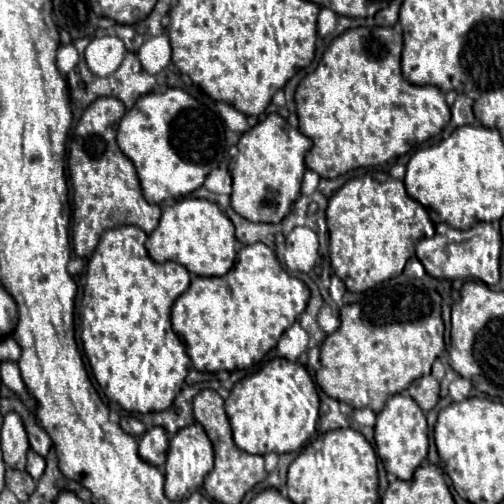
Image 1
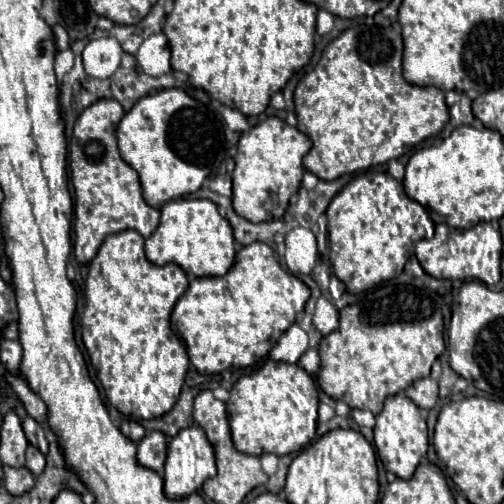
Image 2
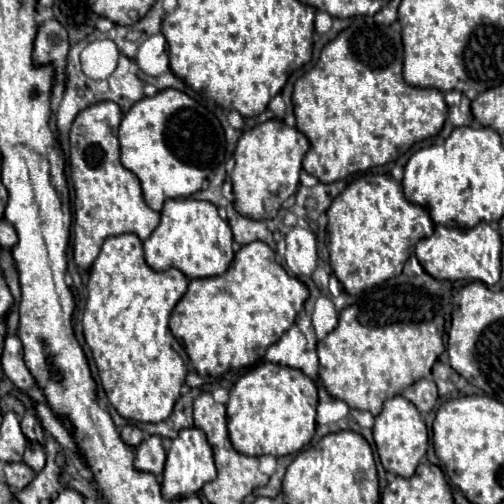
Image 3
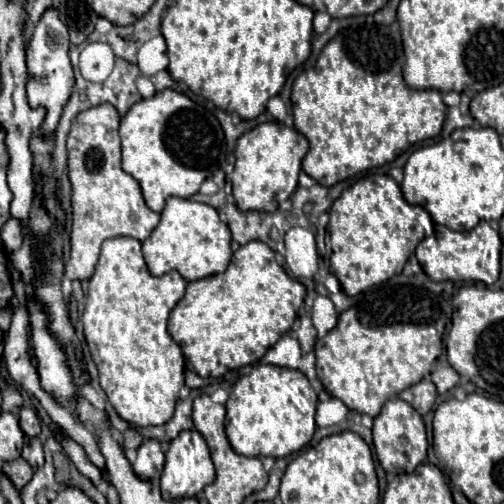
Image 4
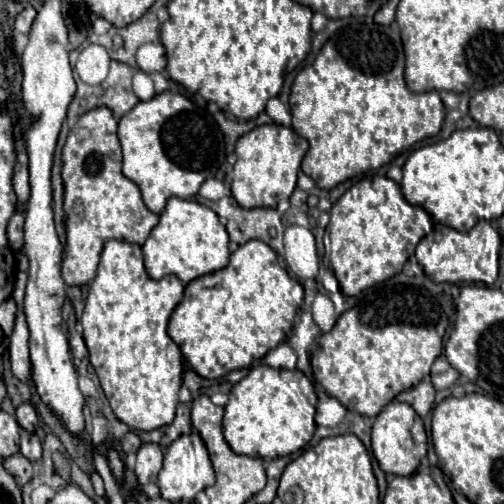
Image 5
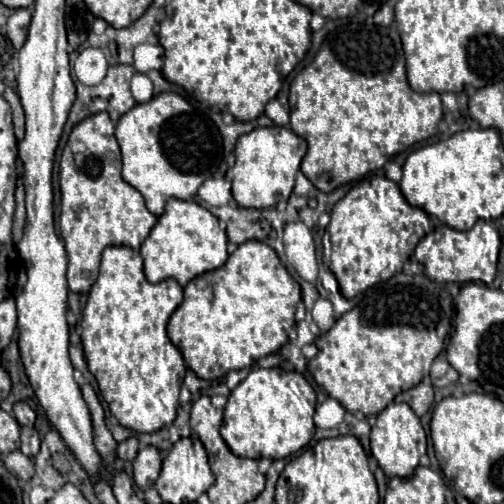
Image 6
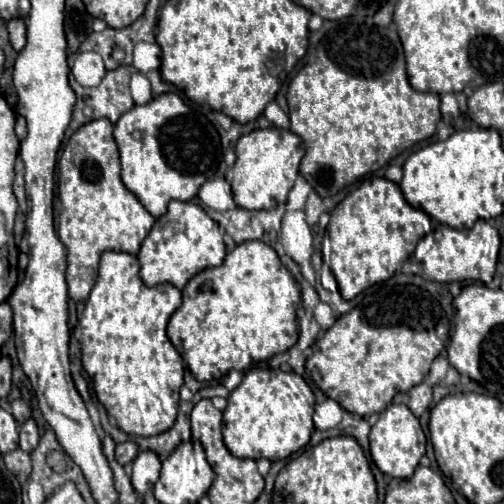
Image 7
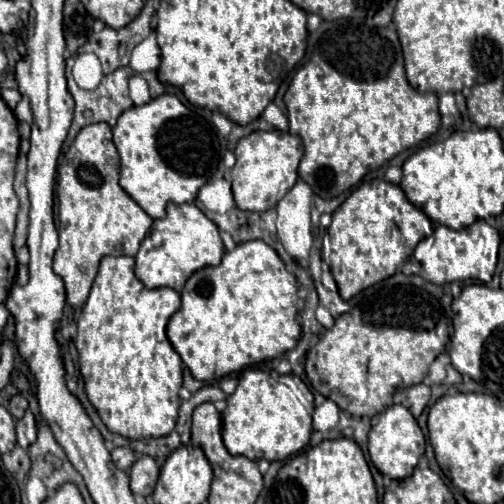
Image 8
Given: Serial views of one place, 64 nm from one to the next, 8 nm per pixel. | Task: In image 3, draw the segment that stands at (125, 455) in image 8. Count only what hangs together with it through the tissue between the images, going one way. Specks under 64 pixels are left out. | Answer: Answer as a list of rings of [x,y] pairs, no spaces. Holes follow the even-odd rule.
[[[126,424],[126,426],[120,430],[120,436],[122,436],[122,440],[124,440],[126,444],[130,444],[130,446],[138,446],[138,444],[144,440],[144,432],[142,432],[138,426],[134,426],[134,424]]]

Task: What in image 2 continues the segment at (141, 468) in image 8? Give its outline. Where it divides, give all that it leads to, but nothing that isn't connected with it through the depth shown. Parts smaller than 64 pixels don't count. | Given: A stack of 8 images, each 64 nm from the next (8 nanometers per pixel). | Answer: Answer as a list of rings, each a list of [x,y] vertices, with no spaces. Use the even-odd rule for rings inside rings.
[[[148,432],[144,440],[138,442],[138,462],[162,474],[166,462],[166,436],[162,432]]]

